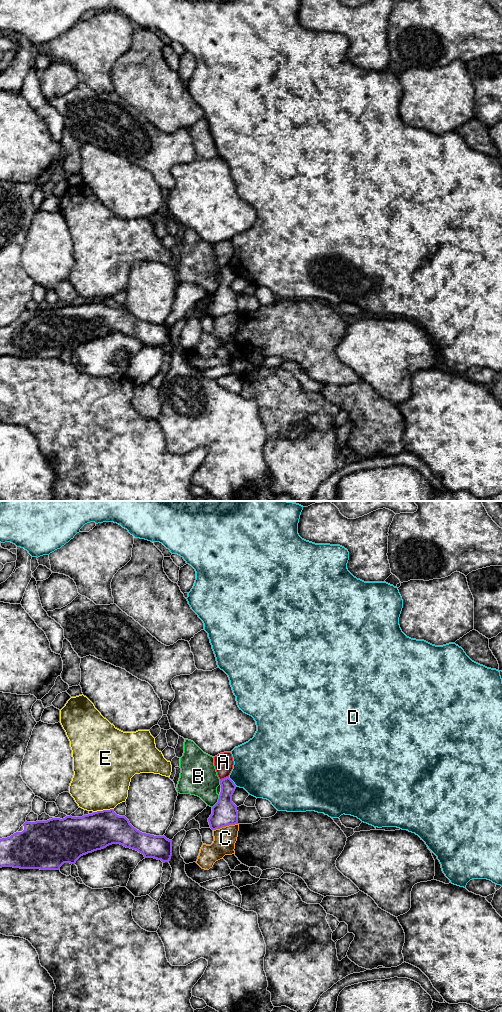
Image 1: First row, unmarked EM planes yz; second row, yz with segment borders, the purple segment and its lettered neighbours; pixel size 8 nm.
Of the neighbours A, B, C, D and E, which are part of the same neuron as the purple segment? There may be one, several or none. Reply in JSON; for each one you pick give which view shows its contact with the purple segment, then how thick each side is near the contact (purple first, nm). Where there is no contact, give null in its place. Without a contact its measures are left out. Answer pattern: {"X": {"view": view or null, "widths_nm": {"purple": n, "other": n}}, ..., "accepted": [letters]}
{"accepted": []}

